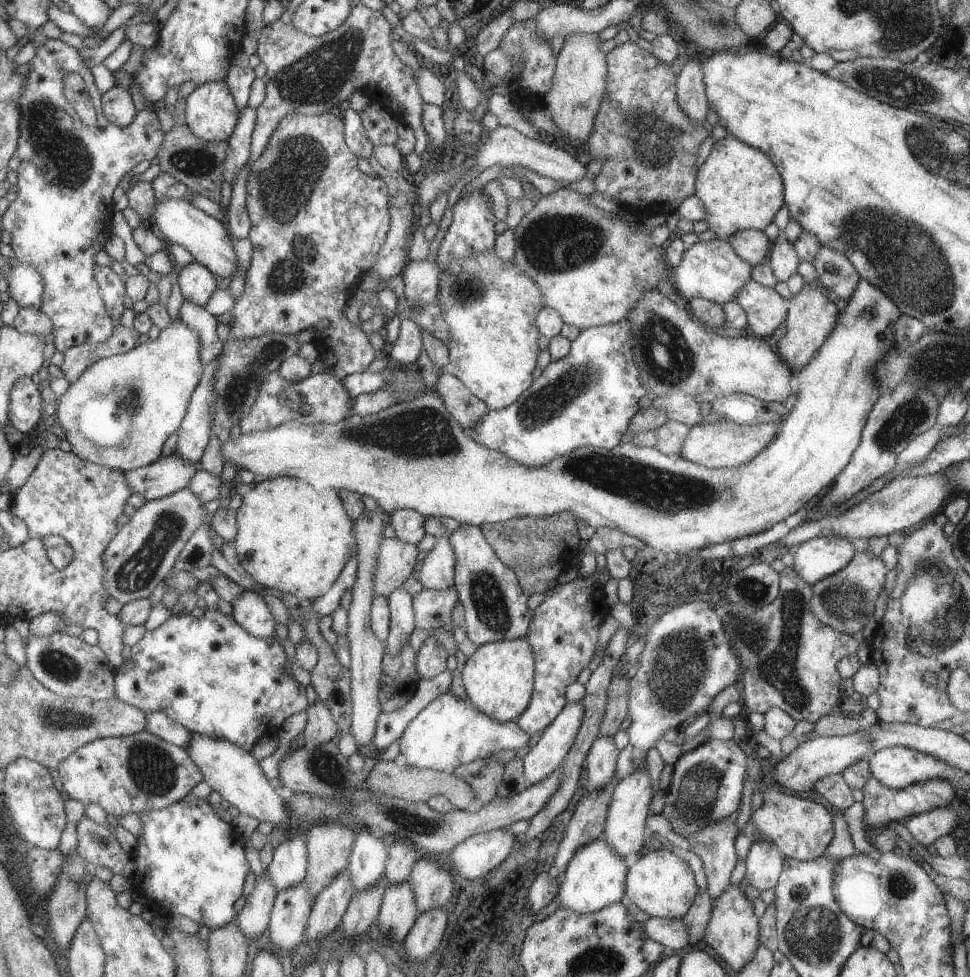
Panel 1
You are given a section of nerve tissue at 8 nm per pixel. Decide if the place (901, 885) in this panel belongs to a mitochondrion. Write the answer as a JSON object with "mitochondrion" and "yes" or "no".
{"mitochondrion":"yes"}

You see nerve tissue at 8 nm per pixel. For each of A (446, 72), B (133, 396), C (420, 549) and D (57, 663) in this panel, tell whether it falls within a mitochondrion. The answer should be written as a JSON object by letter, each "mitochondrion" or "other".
{"A":"other","B":"other","C":"other","D":"mitochondrion"}

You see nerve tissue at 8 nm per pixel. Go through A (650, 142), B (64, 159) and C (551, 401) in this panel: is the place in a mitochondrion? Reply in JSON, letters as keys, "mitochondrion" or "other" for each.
{"A":"mitochondrion","B":"mitochondrion","C":"mitochondrion"}

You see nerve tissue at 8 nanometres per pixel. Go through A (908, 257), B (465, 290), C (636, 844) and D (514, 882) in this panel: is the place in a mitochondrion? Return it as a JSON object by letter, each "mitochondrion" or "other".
{"A":"mitochondrion","B":"mitochondrion","C":"other","D":"other"}

